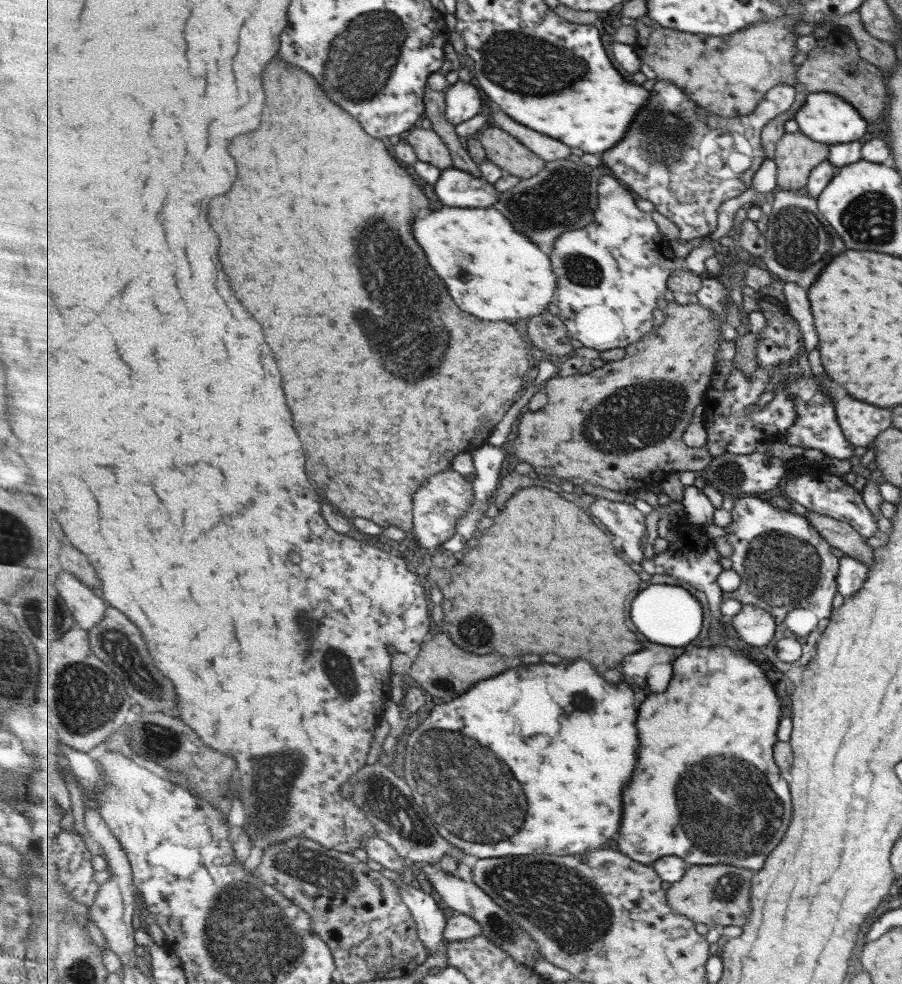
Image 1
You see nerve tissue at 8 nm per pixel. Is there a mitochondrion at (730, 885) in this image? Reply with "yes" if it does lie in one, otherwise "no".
yes

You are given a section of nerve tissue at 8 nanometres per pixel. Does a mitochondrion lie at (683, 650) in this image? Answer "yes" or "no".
no

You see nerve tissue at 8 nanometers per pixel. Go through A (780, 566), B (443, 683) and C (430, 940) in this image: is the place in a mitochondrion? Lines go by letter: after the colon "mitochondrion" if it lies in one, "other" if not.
A: mitochondrion
B: mitochondrion
C: other

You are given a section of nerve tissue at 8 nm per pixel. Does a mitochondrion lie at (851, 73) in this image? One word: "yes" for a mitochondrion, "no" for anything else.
yes

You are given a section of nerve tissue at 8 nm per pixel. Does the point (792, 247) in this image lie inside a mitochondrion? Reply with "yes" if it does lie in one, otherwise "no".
yes

